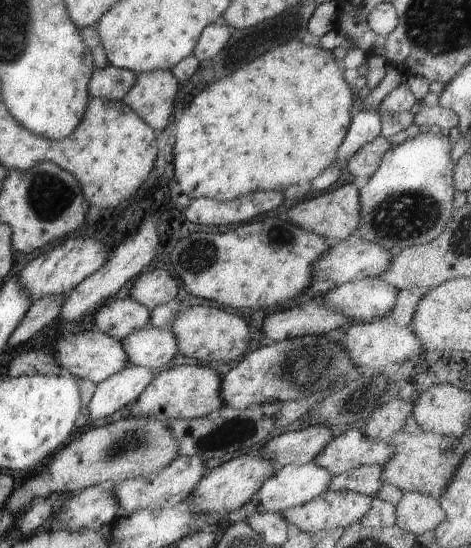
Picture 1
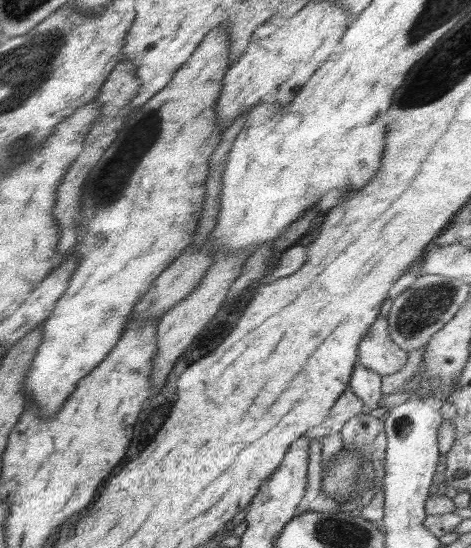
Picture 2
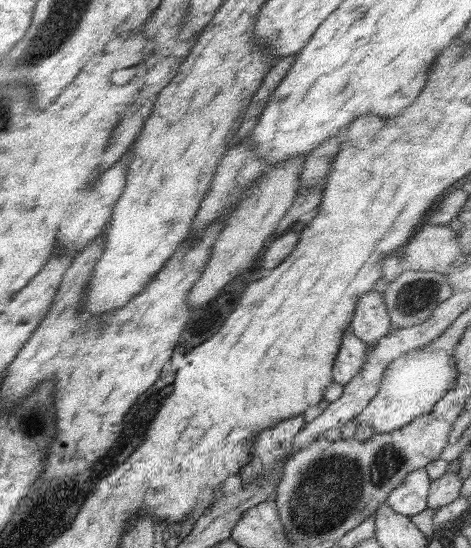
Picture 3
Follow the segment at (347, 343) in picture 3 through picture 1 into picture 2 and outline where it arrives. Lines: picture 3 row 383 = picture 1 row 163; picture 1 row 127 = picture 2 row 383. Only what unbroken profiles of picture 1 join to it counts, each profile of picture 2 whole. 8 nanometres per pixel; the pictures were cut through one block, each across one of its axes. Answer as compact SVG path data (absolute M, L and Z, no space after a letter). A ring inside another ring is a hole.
M356 362L354 372L351 374L349 388L356 393L365 404L366 408L376 410L380 402L381 376L378 372L372 372L368 368L364 368L360 362Z

